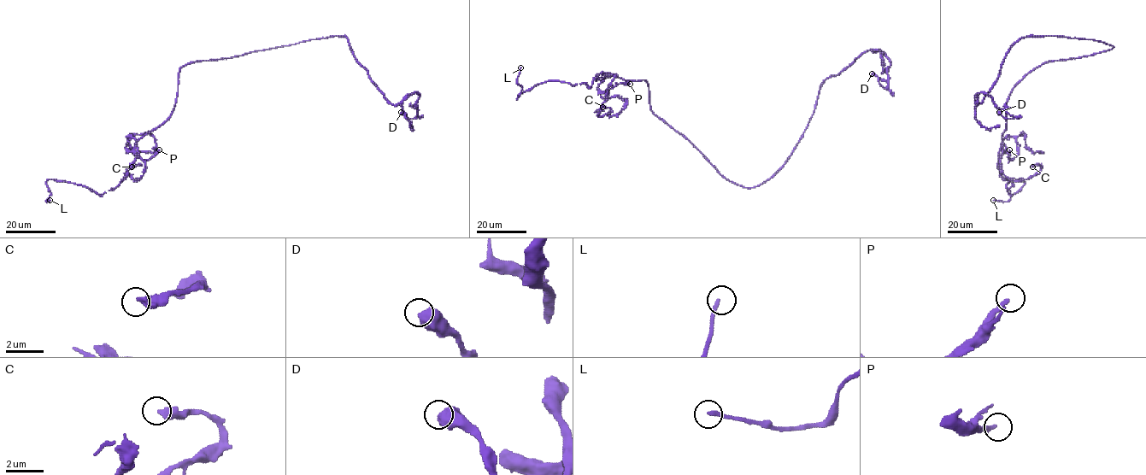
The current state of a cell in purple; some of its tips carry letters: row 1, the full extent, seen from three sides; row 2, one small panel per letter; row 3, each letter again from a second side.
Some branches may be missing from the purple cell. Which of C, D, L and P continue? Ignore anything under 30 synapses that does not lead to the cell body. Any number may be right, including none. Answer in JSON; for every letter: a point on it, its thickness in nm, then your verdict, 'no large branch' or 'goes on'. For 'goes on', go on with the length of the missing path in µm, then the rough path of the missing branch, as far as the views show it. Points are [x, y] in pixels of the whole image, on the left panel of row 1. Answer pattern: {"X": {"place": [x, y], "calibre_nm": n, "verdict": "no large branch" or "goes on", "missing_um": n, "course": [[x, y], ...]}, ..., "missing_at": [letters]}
{"C": {"place": [132, 167], "calibre_nm": 420, "verdict": "no large branch"}, "D": {"place": [401, 112], "calibre_nm": 650, "verdict": "no large branch"}, "L": {"place": [49, 200], "calibre_nm": 190, "verdict": "no large branch"}, "P": {"place": [159, 149], "calibre_nm": 200, "verdict": "no large branch"}, "missing_at": []}

